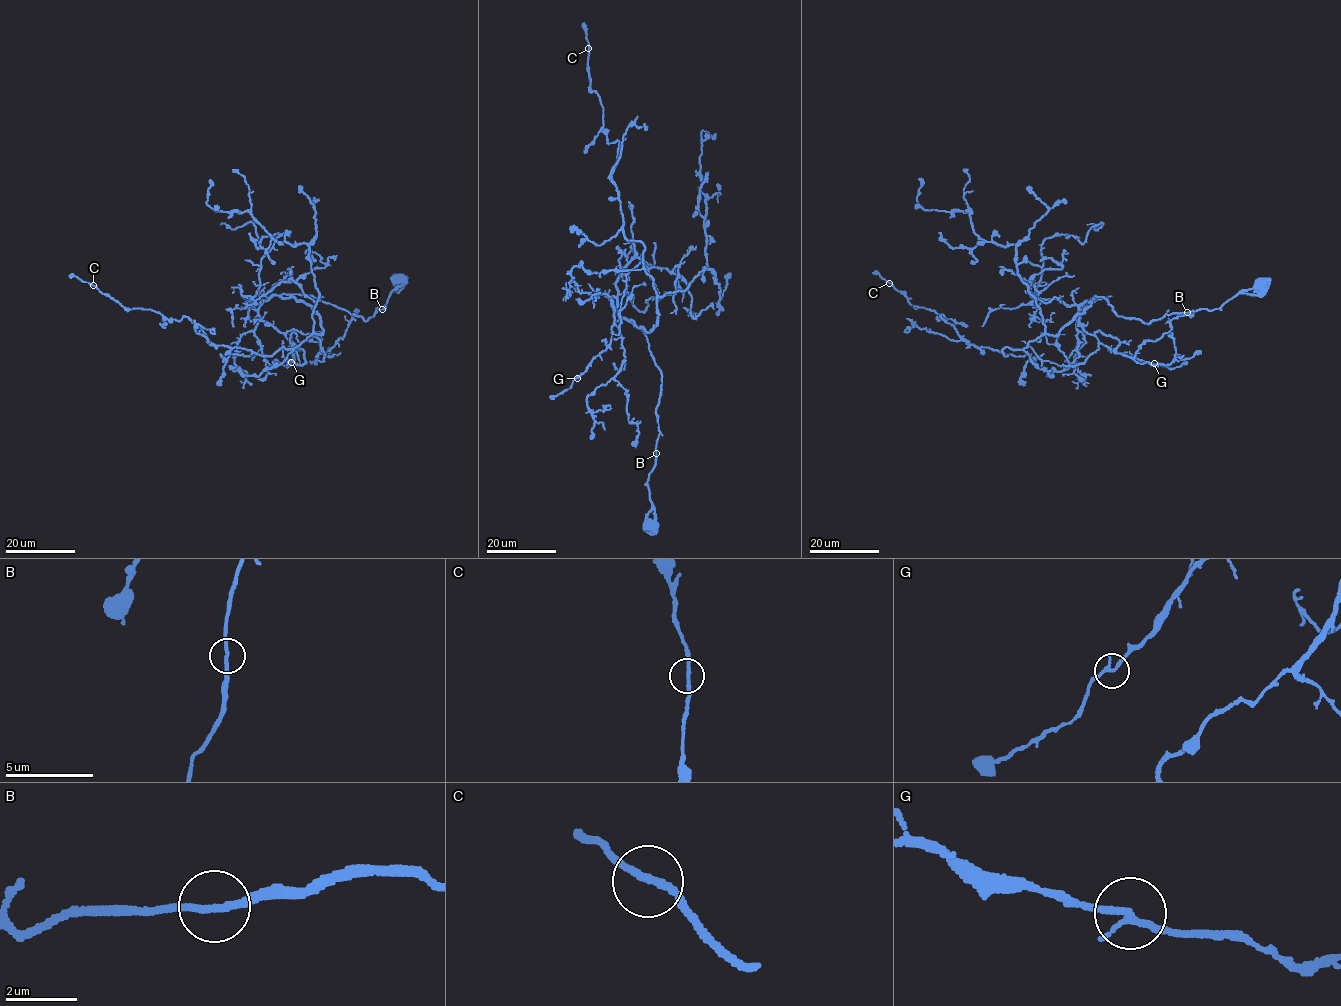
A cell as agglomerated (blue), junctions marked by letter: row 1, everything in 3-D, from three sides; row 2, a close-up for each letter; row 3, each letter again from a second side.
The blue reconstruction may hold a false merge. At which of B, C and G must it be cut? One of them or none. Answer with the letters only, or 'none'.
none

